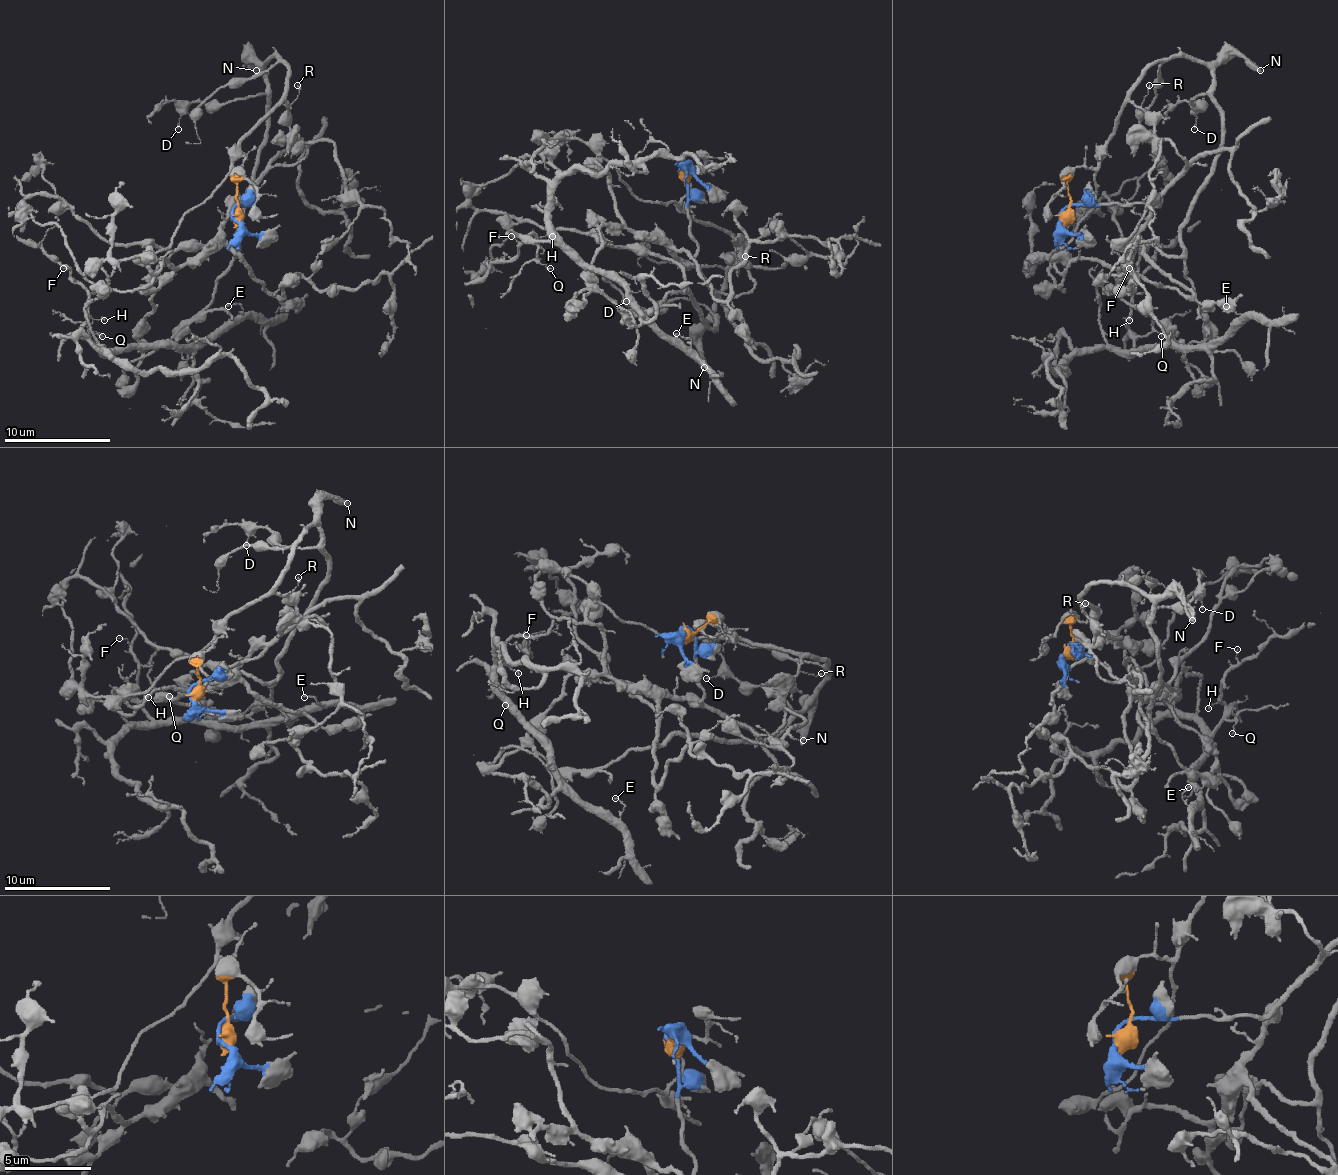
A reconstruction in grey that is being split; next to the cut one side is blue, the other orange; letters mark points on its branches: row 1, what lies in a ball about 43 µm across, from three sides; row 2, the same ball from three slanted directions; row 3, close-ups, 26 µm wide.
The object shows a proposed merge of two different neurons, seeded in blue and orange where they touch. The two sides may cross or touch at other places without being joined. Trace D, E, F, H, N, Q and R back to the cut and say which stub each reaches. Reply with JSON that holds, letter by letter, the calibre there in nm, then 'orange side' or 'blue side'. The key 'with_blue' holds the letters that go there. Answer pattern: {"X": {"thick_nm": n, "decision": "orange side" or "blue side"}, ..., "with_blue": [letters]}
{"D": {"thick_nm": 110, "decision": "orange side"}, "E": {"thick_nm": 120, "decision": "blue side"}, "F": {"thick_nm": 90, "decision": "blue side"}, "H": {"thick_nm": 120, "decision": "blue side"}, "N": {"thick_nm": 400, "decision": "orange side"}, "Q": {"thick_nm": 110, "decision": "blue side"}, "R": {"thick_nm": 100, "decision": "orange side"}, "with_blue": ["E", "F", "H", "Q"]}

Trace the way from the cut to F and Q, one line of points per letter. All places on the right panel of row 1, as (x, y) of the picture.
F: (1061, 214), (1156, 204), (1132, 236), (1119, 292), (1156, 321), (1162, 342), (1135, 348), (1127, 332), (1130, 268)
Q: (1061, 214), (1074, 204), (1156, 204), (1132, 236), (1119, 294), (1167, 337), (1135, 348), (1138, 337), (1162, 337)

